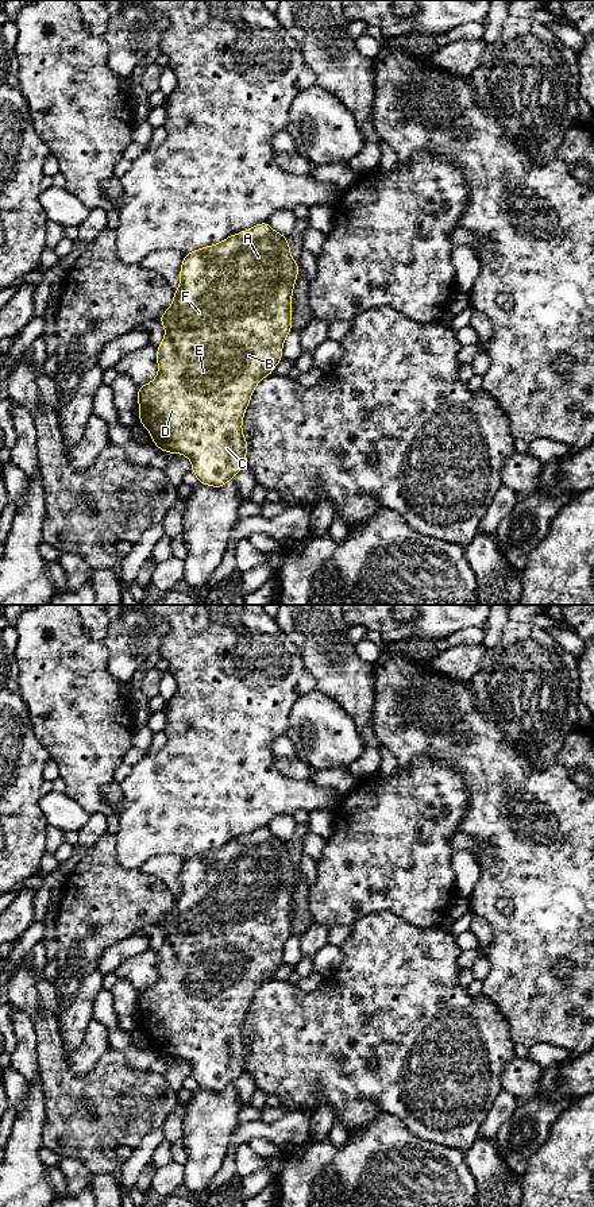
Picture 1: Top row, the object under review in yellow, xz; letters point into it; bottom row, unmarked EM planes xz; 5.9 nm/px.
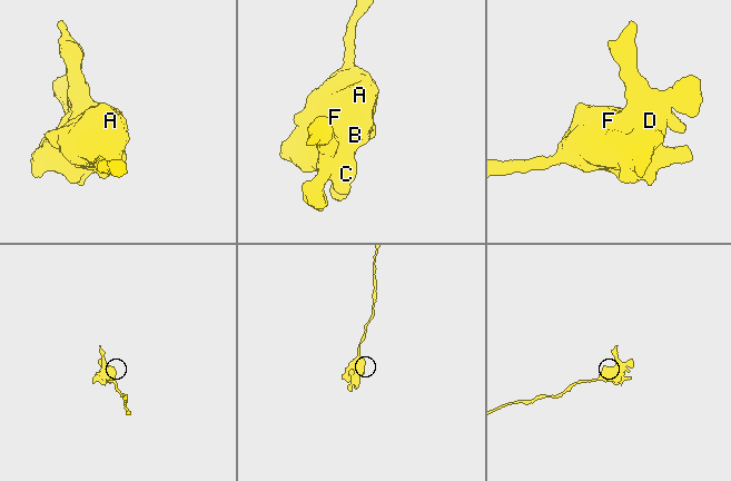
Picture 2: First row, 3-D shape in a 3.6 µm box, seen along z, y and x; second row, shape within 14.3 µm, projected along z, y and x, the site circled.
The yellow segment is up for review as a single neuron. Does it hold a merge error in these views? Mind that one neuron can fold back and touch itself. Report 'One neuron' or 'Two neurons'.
One neuron

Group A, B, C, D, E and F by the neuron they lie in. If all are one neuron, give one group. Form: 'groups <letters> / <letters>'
groups A B C D E F

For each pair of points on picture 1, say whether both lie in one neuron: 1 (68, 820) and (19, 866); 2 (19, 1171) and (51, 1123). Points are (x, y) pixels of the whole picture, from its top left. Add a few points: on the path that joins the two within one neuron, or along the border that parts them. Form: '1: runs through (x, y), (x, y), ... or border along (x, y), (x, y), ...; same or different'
1: border along (41, 794), (39, 810), (47, 824); different
2: border along (47, 1115), (41, 1144); different

